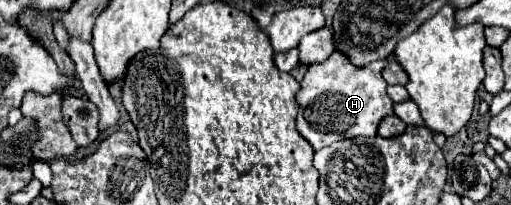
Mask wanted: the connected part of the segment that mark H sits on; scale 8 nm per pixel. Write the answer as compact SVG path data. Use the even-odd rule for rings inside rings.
M334 52L324 64L314 64L306 70L302 82L300 82L300 92L296 94L298 102L298 118L296 118L296 128L304 140L310 142L314 150L320 150L332 142L344 140L344 138L356 138L356 136L374 136L378 130L378 124L384 116L392 114L392 100L386 94L386 82L382 78L382 68L394 60L392 56L386 60L376 60L364 68L356 68L348 62L348 58L340 52Z

